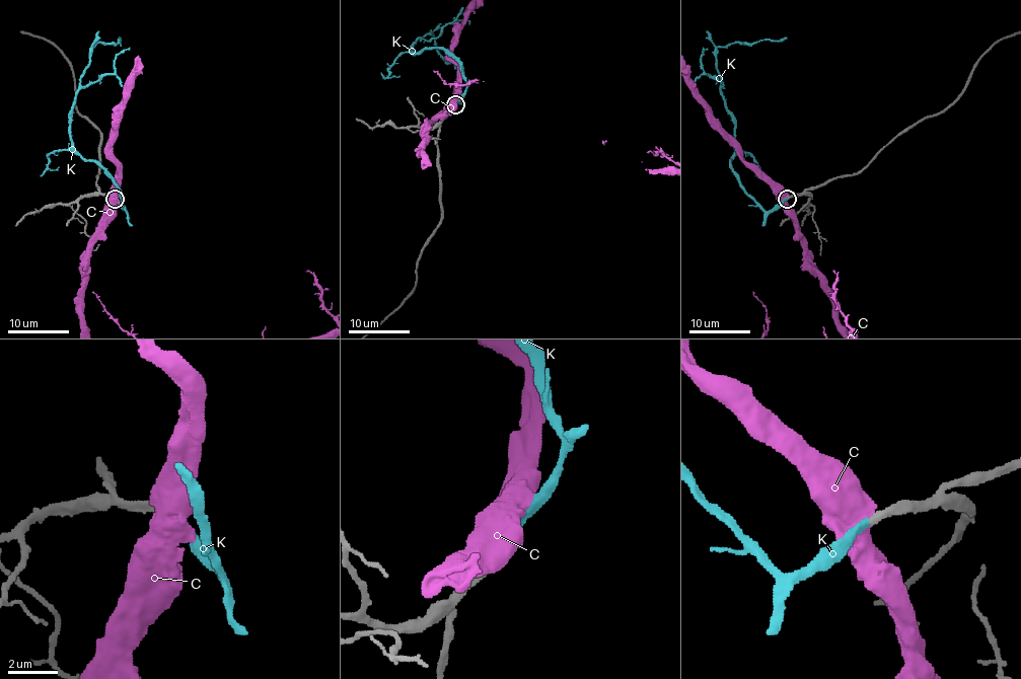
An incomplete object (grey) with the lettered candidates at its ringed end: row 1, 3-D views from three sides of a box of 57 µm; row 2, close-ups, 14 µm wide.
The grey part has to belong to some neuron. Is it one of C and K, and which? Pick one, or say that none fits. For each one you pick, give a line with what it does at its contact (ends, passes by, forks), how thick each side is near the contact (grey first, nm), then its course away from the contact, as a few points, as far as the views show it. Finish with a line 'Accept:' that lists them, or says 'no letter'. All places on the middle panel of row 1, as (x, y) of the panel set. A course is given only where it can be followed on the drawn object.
K: It ends there. Thickness 320 nm (grey) against 320 nm. Its course: (455, 103), (466, 88), (461, 66), (442, 49), (412, 52), (413, 44), (427, 33), (458, 73), (458, 103)
Accept: K

